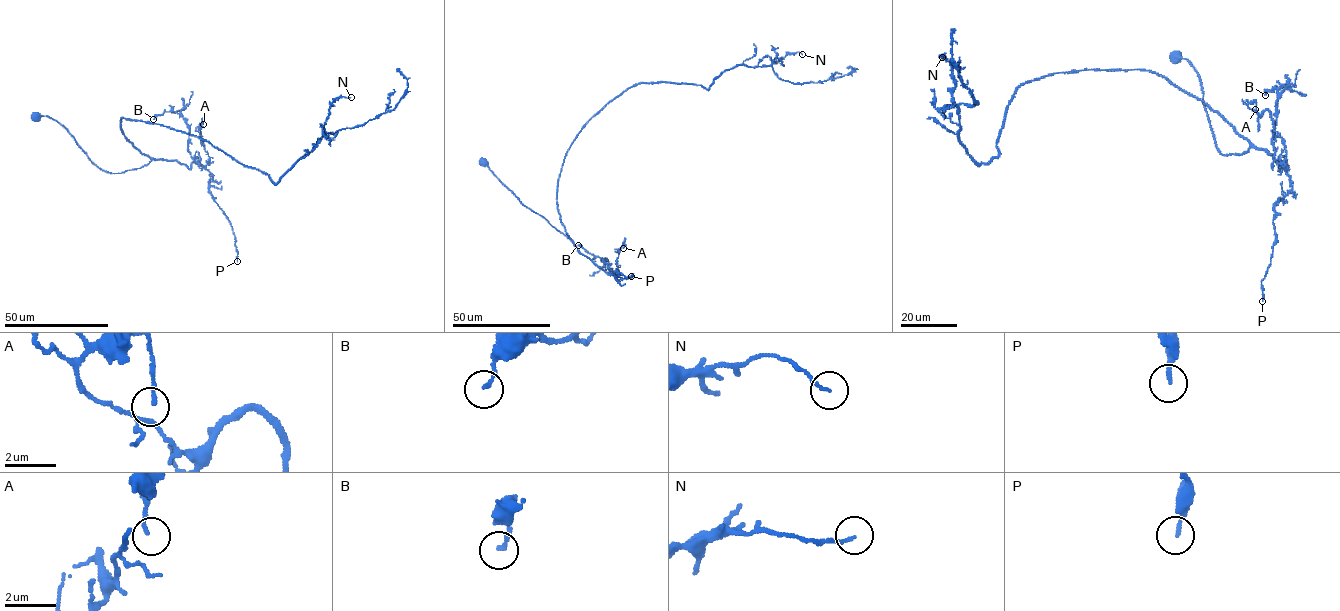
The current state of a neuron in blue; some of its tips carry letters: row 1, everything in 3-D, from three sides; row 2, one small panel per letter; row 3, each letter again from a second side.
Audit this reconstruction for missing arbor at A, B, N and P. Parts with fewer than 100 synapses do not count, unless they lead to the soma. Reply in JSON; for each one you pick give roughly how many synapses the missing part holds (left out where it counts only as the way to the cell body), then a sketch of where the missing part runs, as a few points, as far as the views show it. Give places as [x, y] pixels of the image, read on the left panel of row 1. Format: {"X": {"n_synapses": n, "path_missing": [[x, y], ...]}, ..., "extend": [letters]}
{"extend": []}

